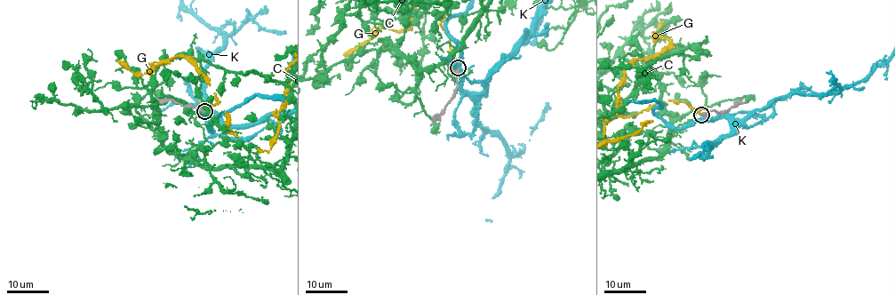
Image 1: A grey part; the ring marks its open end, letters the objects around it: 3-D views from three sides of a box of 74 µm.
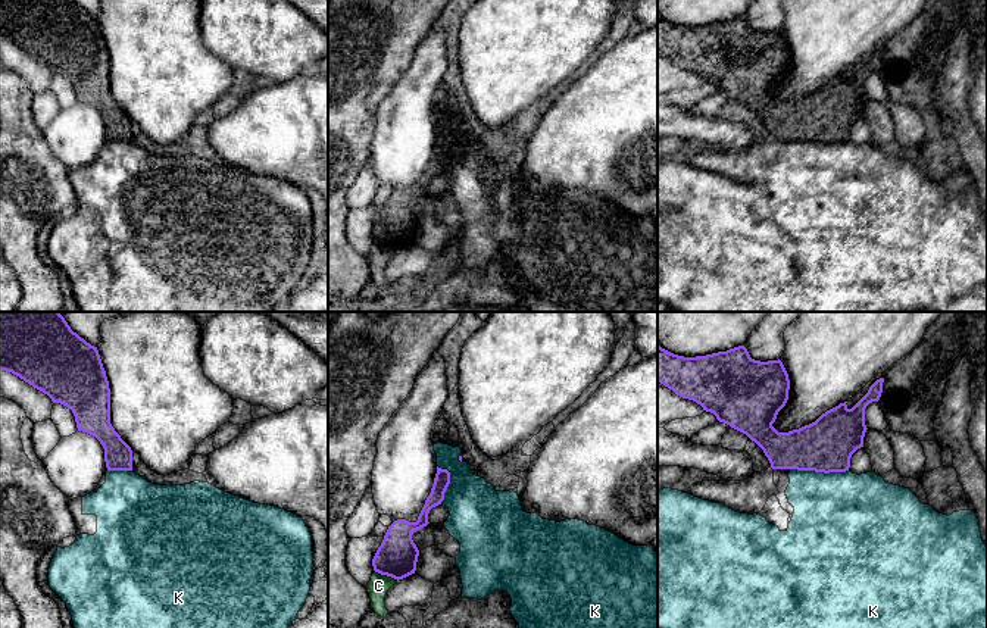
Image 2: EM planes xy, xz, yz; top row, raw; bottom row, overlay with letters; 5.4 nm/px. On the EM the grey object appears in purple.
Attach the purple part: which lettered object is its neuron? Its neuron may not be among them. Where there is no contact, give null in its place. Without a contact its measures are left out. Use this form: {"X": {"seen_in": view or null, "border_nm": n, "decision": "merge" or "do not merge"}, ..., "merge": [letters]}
{"C": {"seen_in": "xz", "border_nm": 140, "decision": "do not merge"}, "G": {"seen_in": null, "decision": "merge"}, "K": {"seen_in": "yz", "border_nm": 320, "decision": "do not merge"}, "merge": ["G"]}

